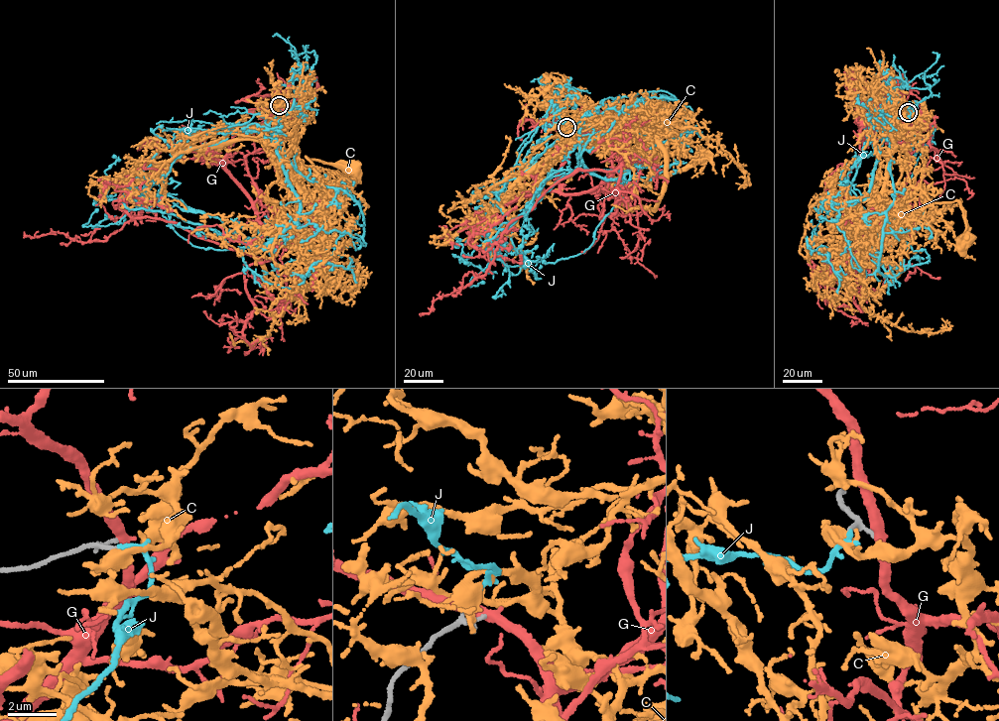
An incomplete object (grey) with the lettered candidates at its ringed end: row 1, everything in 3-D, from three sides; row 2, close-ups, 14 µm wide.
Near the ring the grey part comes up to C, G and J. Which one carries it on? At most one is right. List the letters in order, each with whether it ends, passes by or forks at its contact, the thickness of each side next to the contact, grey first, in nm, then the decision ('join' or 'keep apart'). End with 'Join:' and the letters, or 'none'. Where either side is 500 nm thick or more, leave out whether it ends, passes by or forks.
C: it forks | 150/420 nm | keep apart
G: it passes by | 100/420 nm | keep apart
J: it passes by | 130/110 nm | join
Join: J

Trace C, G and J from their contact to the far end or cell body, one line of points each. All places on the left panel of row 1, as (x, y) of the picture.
C: (278, 105), (284, 99), (267, 139), (296, 184), (301, 166), (345, 179), (355, 179), (353, 170)
G: (279, 104), (268, 121), (234, 136), (223, 161), (275, 243), (271, 258), (143, 216), (105, 241), (24, 232)
J: (279, 105), (269, 128), (301, 207), (271, 241), (247, 241), (271, 246), (191, 244), (148, 169)

